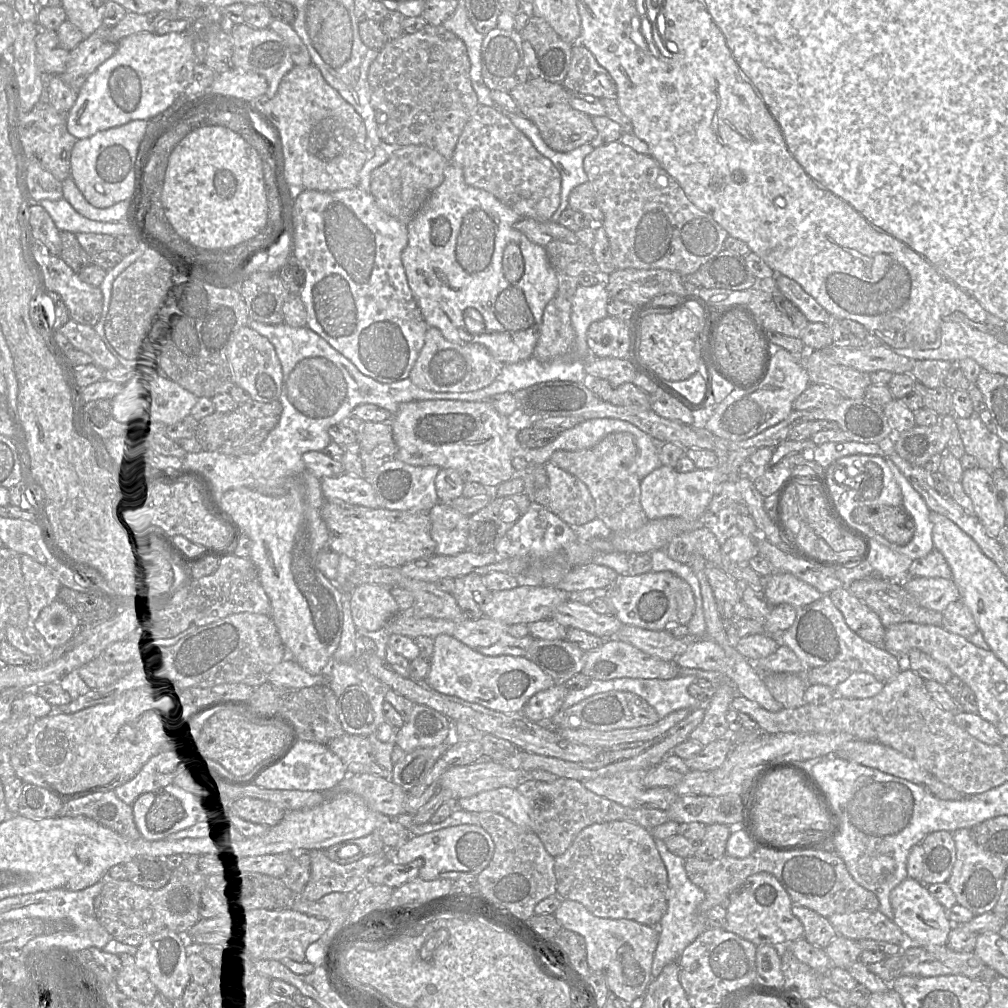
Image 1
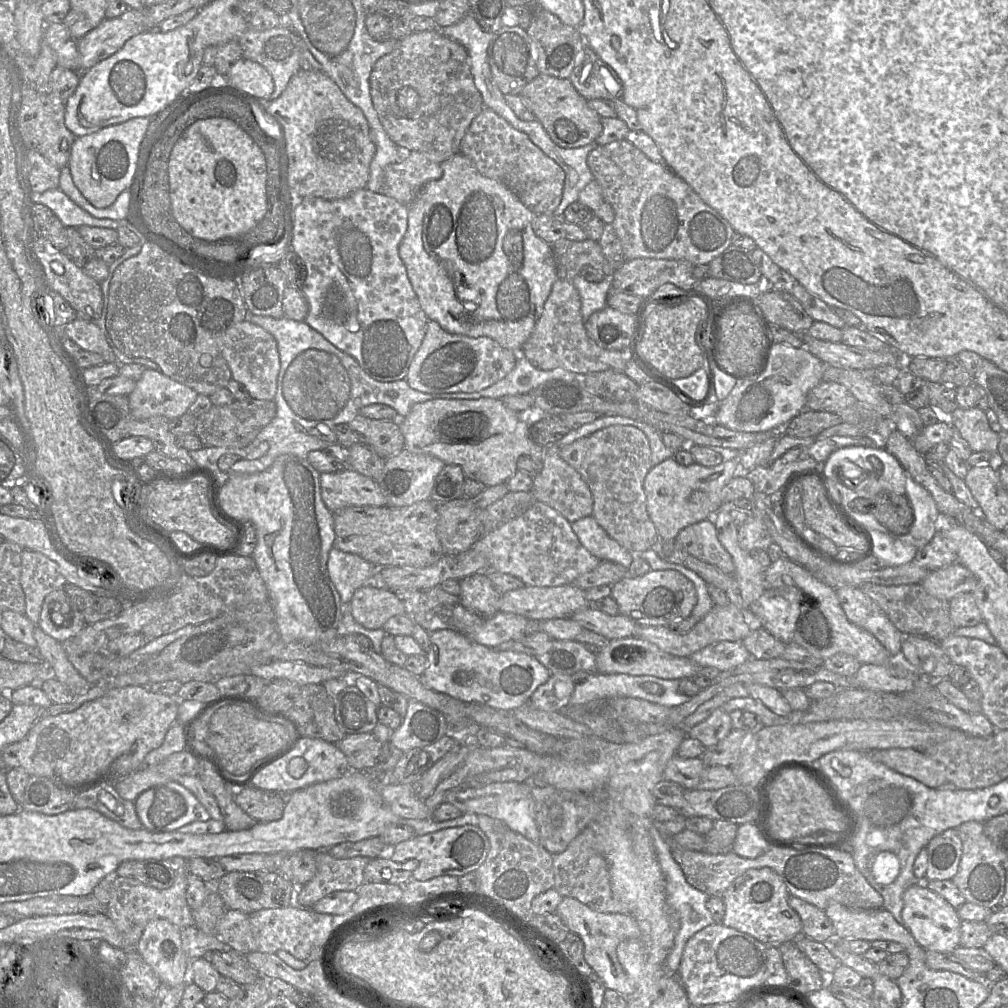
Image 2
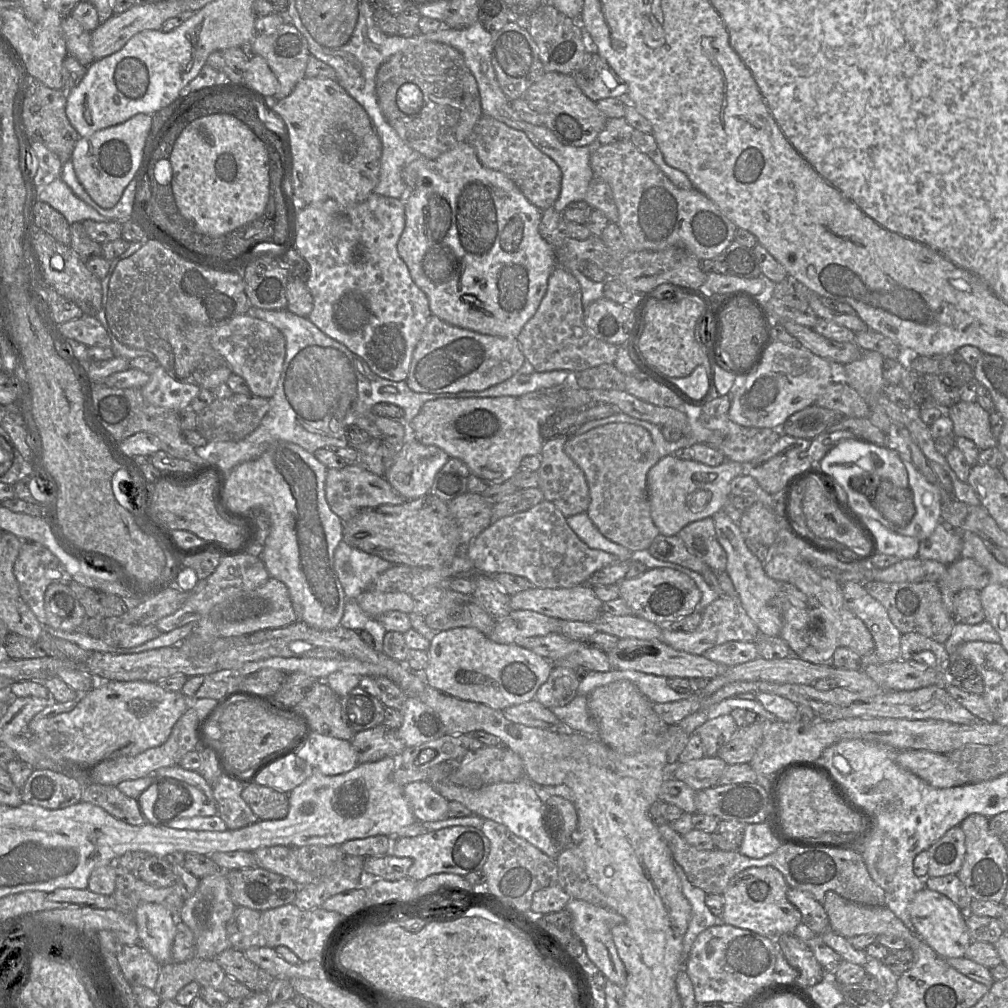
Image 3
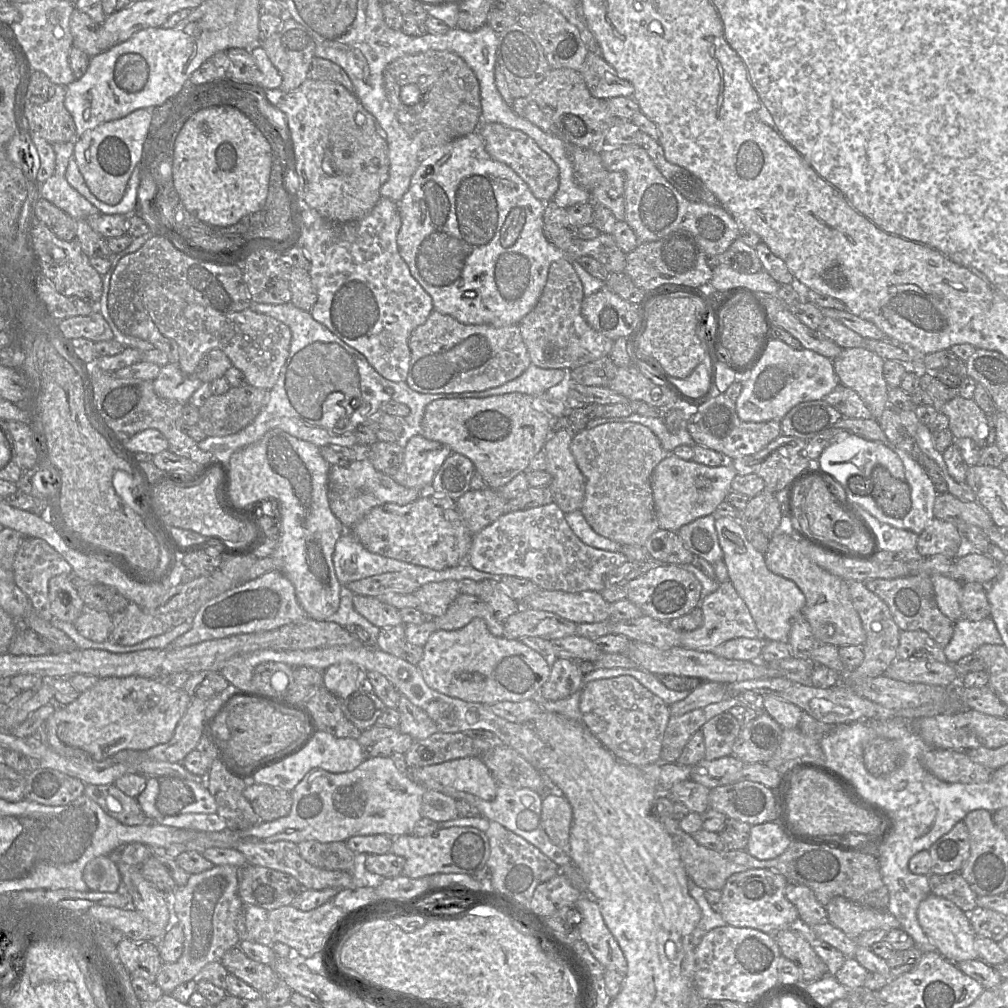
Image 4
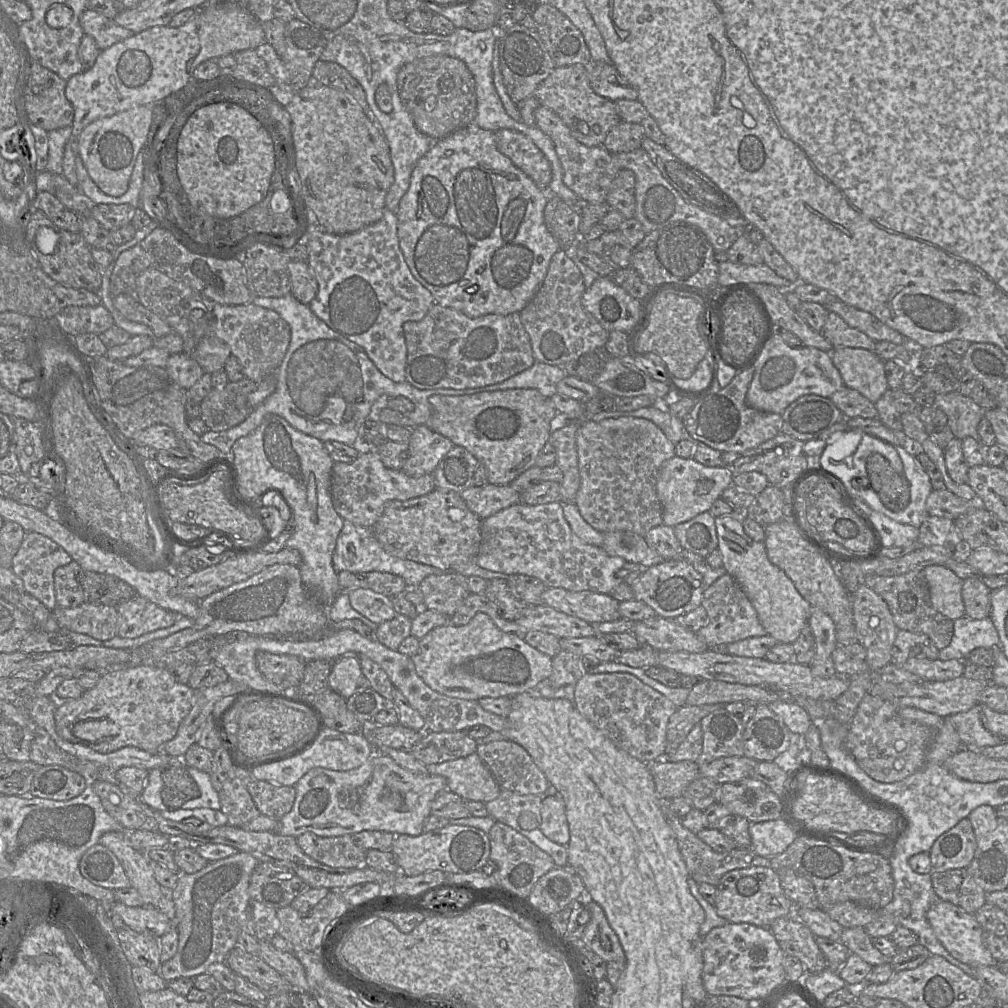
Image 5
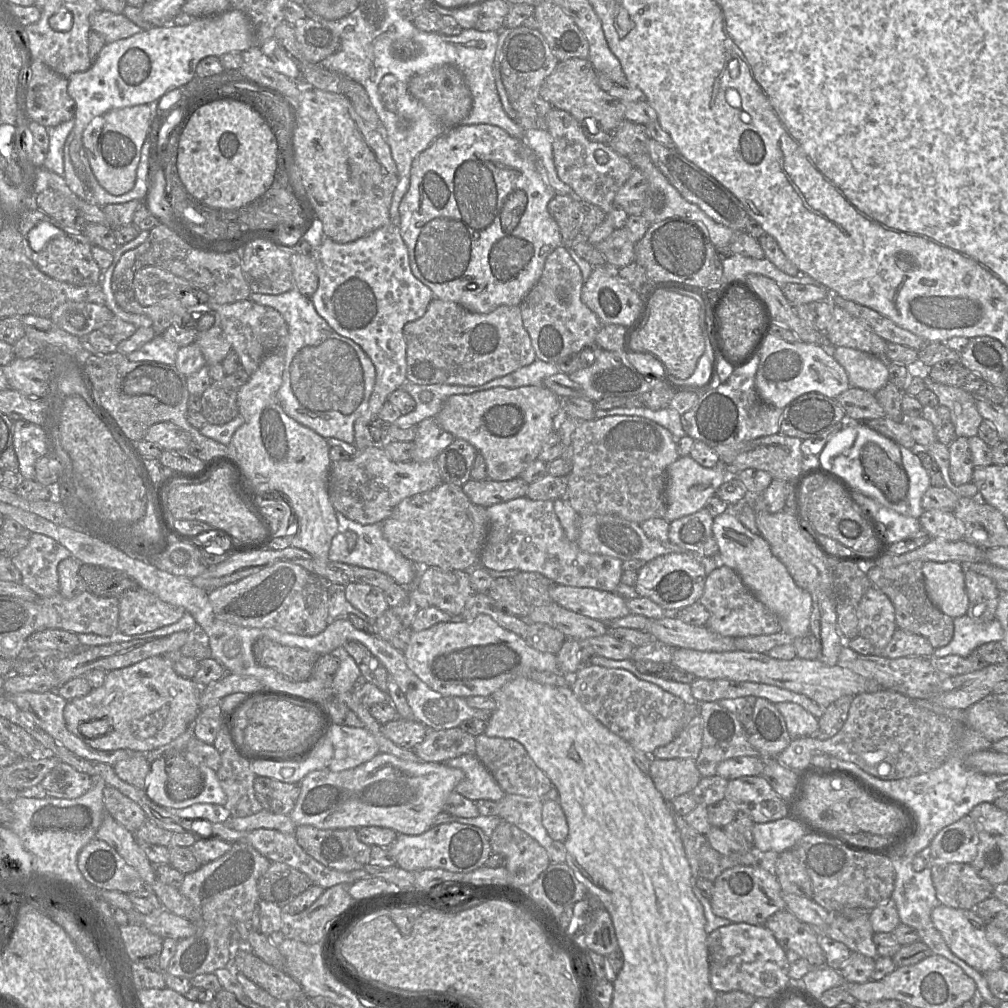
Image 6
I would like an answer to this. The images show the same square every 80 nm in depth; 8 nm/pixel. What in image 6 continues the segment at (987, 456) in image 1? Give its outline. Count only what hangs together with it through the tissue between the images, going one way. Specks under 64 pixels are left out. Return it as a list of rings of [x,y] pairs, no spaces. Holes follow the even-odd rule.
[[[923,372],[926,387],[933,391],[940,405],[946,406],[951,413],[951,421],[955,426],[957,437],[973,437],[978,435],[979,426],[983,421],[976,407],[976,397],[963,387],[953,387],[932,381]]]

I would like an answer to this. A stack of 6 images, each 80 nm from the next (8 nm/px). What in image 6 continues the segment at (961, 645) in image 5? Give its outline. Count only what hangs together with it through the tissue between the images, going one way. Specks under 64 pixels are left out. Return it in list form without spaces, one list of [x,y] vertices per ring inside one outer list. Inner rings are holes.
[[[967,614],[954,618],[954,635],[946,646],[934,650],[933,657],[947,655],[968,657],[978,646],[992,641],[1002,641],[1004,631],[997,618],[978,624]]]

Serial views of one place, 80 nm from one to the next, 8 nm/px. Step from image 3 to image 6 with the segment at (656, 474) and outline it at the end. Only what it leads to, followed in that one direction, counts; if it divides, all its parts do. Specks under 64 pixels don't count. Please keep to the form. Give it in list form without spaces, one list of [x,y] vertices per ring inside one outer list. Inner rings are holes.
[[[689,455],[679,457],[667,468],[666,521],[670,523],[704,509],[708,500],[715,496],[724,481],[726,481],[726,473],[721,468],[703,467]]]

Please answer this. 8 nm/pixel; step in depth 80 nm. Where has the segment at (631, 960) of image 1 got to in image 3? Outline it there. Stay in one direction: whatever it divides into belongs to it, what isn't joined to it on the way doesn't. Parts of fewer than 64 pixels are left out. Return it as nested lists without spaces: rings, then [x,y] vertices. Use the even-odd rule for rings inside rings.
[[[573,898],[569,900],[565,909],[572,916],[573,933],[582,940],[590,960],[607,980],[624,988],[627,983],[627,972],[614,943],[612,929],[615,926],[624,924],[625,918],[613,909],[602,908],[587,901]]]

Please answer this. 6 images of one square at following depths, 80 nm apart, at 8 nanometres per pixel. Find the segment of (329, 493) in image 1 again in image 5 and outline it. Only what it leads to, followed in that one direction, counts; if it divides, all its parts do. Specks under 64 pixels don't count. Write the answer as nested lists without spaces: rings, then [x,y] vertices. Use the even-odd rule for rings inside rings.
[[[376,450],[359,454],[349,464],[334,463],[332,467],[331,498],[334,510],[343,520],[364,528],[370,529],[377,522],[387,503],[421,497],[435,489],[434,473],[413,478],[402,470],[388,469]]]

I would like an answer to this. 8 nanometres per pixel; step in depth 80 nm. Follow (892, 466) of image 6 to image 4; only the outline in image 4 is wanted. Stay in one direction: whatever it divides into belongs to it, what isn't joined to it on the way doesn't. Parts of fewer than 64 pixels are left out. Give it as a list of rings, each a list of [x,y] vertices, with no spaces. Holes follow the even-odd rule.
[[[882,465],[874,466],[870,479],[872,496],[882,512],[897,519],[915,514],[911,487],[907,481],[896,478]]]

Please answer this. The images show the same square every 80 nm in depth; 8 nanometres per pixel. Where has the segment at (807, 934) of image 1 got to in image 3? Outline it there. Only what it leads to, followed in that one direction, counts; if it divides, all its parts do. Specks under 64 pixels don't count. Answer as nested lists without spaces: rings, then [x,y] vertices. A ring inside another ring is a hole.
[[[788,888],[786,897],[799,910],[801,922],[807,928],[808,933],[821,935],[831,930],[829,918],[823,905],[818,903],[809,893]]]

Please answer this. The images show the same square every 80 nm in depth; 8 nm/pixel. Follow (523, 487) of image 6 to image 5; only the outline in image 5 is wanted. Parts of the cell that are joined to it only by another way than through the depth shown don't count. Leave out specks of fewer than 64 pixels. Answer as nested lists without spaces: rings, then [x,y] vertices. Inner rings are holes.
[[[490,483],[484,486],[472,485],[460,495],[467,507],[482,520],[518,503],[521,498],[521,493],[510,484],[493,485]]]

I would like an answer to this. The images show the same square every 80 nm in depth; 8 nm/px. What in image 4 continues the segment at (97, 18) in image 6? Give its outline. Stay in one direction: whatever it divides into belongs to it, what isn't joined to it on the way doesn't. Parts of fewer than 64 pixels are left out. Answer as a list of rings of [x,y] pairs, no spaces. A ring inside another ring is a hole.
[[[74,9],[69,21],[73,37],[73,47],[85,52],[90,58],[100,53],[98,47],[101,24],[96,23],[88,14]]]

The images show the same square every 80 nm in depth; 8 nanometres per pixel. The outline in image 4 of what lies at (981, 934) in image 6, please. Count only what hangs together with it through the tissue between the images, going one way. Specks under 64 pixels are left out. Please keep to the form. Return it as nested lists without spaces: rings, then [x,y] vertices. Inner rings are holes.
[[[930,894],[920,903],[917,919],[923,932],[937,947],[937,952],[947,960],[959,963],[978,959],[974,947],[976,934],[971,926],[969,914],[964,913],[950,900]]]

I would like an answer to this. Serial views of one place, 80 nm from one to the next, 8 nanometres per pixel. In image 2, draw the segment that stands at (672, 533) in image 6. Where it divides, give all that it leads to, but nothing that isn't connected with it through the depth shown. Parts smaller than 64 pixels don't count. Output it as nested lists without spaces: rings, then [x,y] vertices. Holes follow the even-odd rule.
[[[714,517],[686,526],[678,533],[674,542],[689,555],[714,565],[729,576],[734,575],[735,566],[717,537]]]

